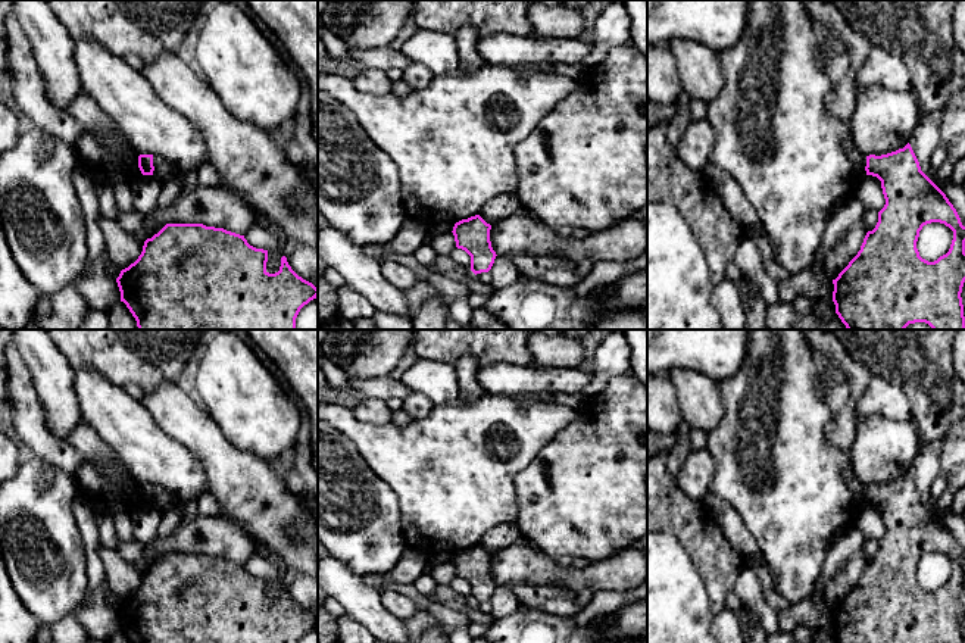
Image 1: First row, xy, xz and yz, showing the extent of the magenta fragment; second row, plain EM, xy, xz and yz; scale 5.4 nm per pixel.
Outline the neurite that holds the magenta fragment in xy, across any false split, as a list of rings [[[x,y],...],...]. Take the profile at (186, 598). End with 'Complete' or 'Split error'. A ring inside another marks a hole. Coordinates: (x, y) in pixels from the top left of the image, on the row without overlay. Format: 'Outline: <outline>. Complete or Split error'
Outline: [[[166,553],[147,568],[138,589],[116,608],[121,631],[131,643],[299,643],[318,627],[318,618],[299,606],[281,587],[279,600],[266,600],[268,580],[256,578],[244,565],[203,553]]]. Complete

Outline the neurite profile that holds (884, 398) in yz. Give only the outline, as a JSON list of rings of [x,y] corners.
[[[872,377],[865,393],[855,405],[855,418],[863,421],[874,415],[890,421],[911,419],[911,402],[905,390],[889,378]]]

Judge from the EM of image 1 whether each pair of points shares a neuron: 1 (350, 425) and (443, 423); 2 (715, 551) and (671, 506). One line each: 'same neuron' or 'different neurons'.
1: same neuron
2: same neuron

